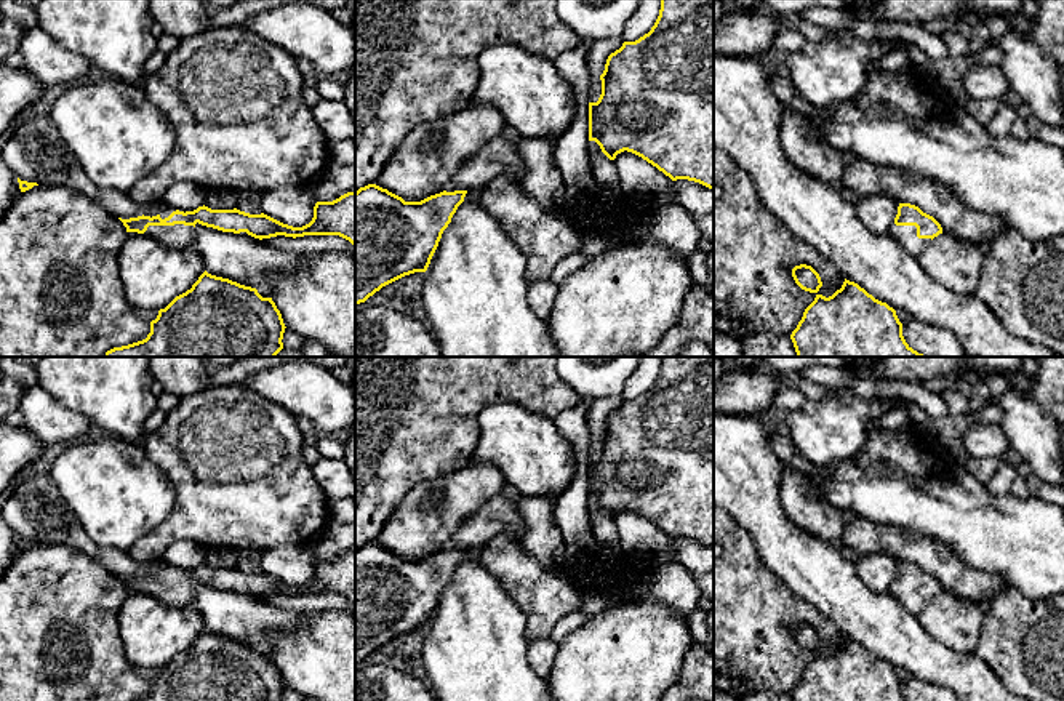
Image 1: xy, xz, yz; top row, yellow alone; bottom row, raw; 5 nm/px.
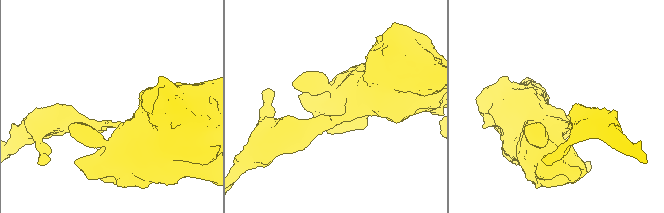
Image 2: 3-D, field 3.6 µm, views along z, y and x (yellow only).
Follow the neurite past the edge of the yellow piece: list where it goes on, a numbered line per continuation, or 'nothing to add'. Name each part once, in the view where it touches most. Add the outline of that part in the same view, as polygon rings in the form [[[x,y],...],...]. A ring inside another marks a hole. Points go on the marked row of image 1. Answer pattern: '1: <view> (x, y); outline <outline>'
1: xy (180, 237); outline [[[184,224],[149,226],[144,235],[155,238],[166,248],[187,250],[194,246],[195,227]]]

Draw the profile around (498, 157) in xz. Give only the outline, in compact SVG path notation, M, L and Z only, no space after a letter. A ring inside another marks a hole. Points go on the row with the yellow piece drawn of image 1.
M498 136L472 154L461 168L456 170L446 182L445 190L483 190L498 176L510 176L522 181L523 174L525 165L518 142Z

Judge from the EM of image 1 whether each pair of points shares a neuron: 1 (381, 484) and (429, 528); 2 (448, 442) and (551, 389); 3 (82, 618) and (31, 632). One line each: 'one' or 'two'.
1: two
2: one
3: one

